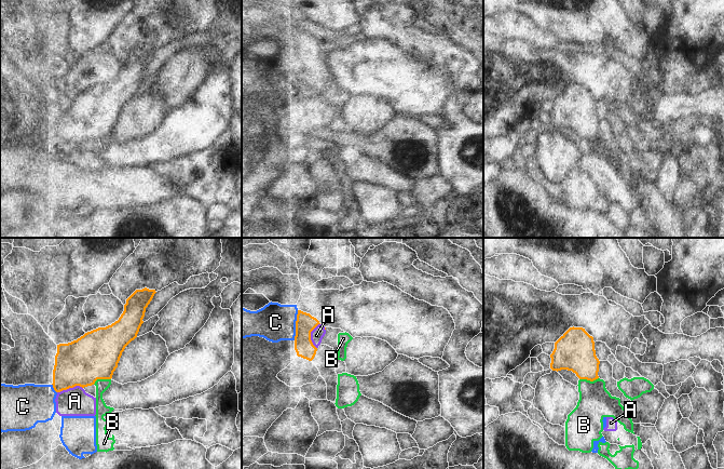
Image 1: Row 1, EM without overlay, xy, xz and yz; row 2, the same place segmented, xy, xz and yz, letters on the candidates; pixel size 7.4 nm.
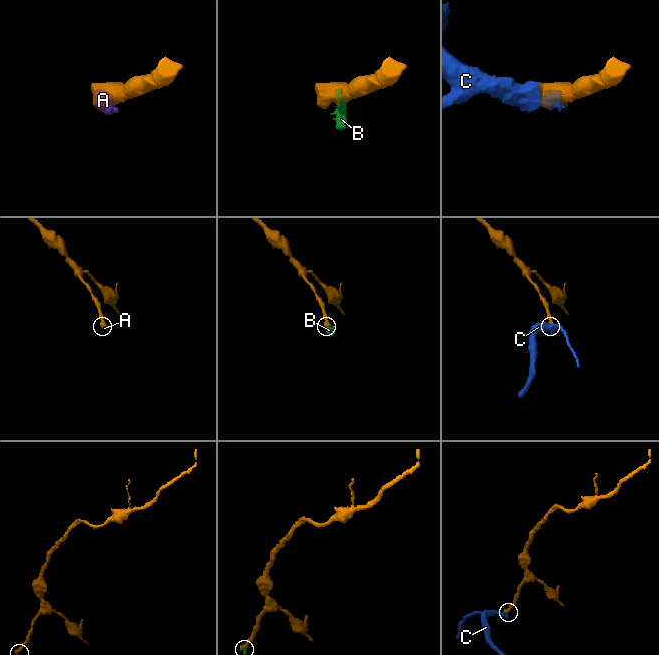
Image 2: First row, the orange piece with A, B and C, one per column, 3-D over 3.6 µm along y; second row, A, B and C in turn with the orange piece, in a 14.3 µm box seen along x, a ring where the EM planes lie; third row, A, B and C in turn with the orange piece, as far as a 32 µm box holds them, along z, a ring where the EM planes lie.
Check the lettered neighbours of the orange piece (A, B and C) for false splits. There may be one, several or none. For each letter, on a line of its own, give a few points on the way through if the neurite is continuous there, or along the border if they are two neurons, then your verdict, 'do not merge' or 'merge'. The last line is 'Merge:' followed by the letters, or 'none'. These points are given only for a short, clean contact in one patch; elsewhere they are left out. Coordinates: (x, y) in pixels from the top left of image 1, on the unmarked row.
A: do not merge
B: border along yz (598, 135), (592, 138), (579, 137); do not merge
C: do not merge
Merge: none

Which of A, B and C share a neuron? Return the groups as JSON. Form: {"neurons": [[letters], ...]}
{"neurons": [["A"], ["B", "C"]]}

